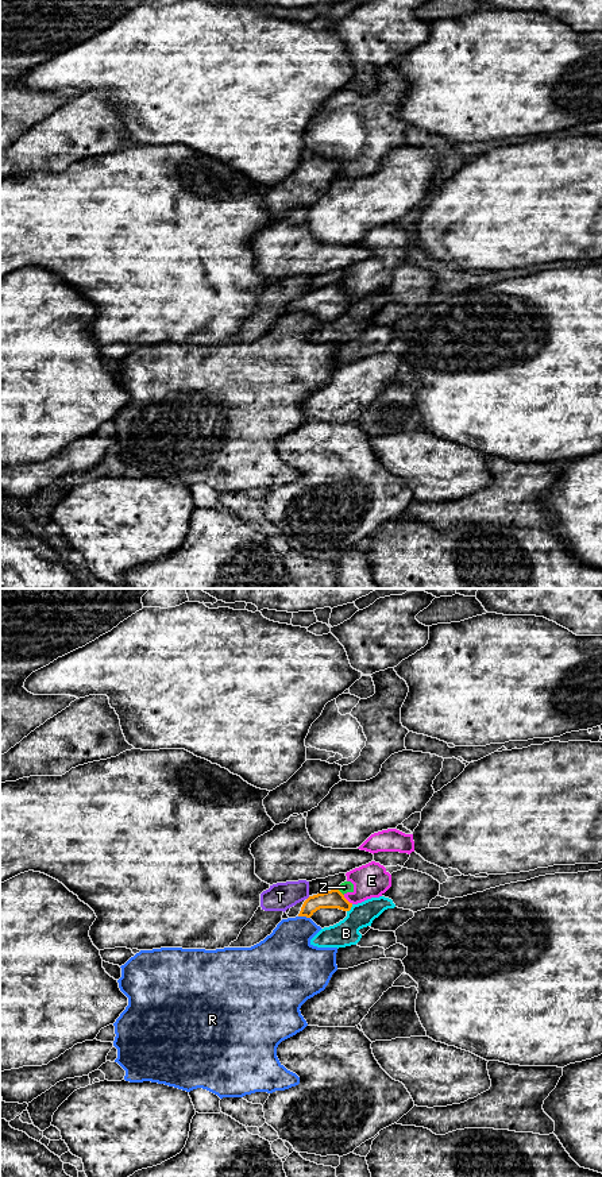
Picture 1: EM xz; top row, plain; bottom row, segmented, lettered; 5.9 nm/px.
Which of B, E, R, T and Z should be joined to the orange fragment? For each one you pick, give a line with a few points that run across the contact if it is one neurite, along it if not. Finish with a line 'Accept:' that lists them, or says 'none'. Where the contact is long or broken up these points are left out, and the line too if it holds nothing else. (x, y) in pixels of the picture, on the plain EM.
Accept: none

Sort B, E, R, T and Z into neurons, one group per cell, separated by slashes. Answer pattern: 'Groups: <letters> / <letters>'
Groups: B / E Z / R / T

